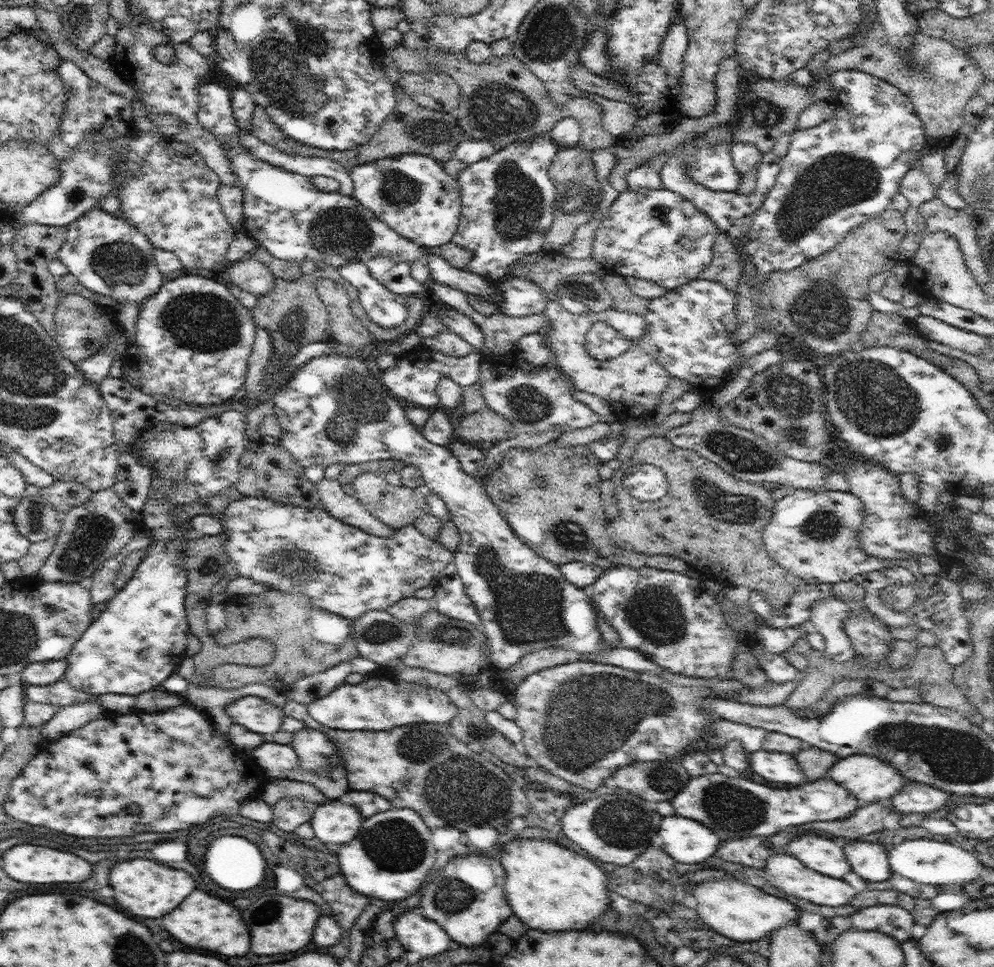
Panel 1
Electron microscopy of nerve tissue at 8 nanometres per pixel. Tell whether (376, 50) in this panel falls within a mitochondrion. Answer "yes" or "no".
no

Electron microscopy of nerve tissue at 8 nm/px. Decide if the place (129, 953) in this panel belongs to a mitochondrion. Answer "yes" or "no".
yes

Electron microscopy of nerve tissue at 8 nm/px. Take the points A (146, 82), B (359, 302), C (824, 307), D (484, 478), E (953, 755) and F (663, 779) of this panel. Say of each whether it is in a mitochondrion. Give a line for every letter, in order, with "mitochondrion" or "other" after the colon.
A: other
B: other
C: mitochondrion
D: other
E: mitochondrion
F: mitochondrion

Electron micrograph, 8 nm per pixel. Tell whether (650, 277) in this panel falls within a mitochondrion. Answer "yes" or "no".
no

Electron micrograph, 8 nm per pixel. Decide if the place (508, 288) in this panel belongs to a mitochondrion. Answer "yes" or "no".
no

